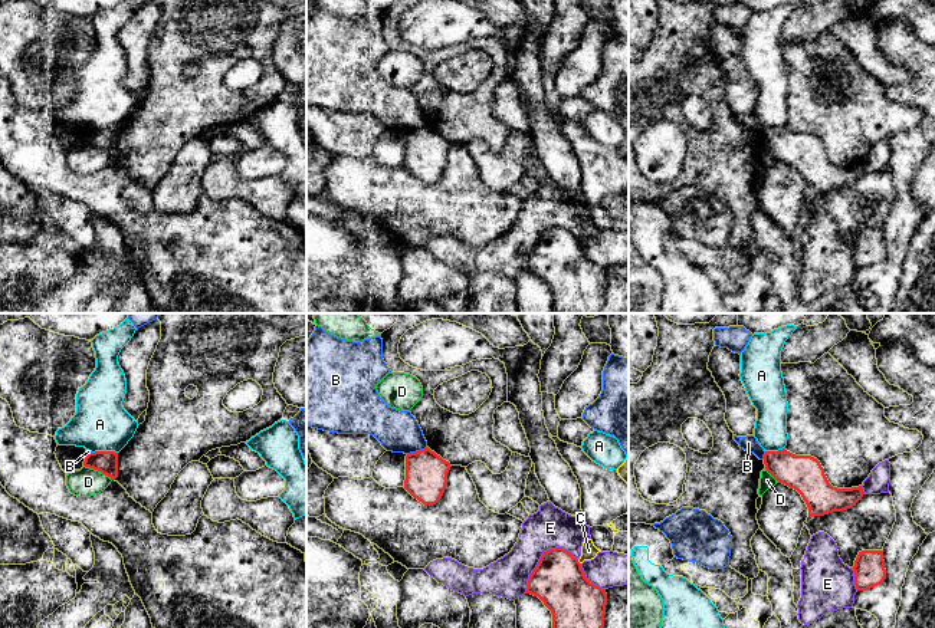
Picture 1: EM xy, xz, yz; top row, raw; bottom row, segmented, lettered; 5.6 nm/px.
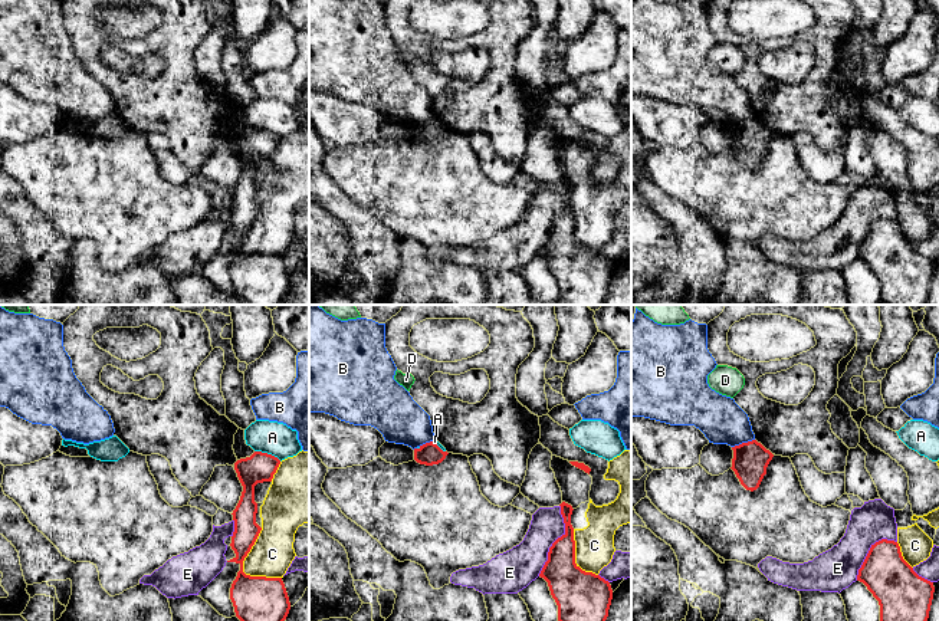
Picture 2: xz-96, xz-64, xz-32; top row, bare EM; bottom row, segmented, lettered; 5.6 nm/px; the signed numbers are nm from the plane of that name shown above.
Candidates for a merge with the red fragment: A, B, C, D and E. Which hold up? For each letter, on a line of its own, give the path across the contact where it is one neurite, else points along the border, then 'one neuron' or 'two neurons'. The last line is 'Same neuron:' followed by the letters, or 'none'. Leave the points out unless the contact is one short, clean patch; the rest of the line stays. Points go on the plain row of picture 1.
A: two neurons
B: two neurons
C: two neurons
D: two neurons
E: two neurons
Same neuron: none

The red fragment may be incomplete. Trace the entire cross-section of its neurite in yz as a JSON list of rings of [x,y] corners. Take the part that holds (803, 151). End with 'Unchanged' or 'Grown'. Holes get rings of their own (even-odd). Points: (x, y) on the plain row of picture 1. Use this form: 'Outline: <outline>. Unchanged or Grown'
Outline: [[[785,126],[765,129],[765,148],[778,160],[797,168],[808,185],[808,194],[824,194],[853,185],[865,172],[863,165],[833,165],[820,139],[795,134]]]. Unchanged

